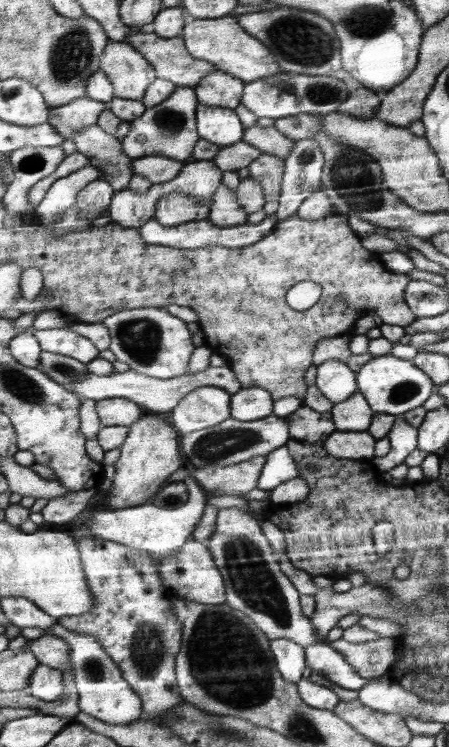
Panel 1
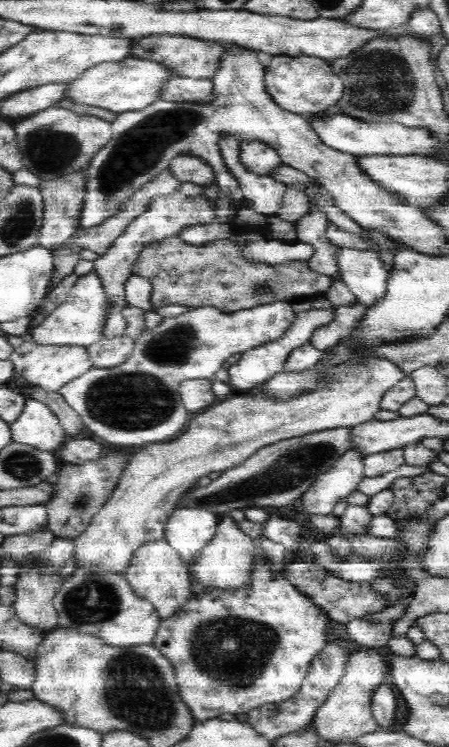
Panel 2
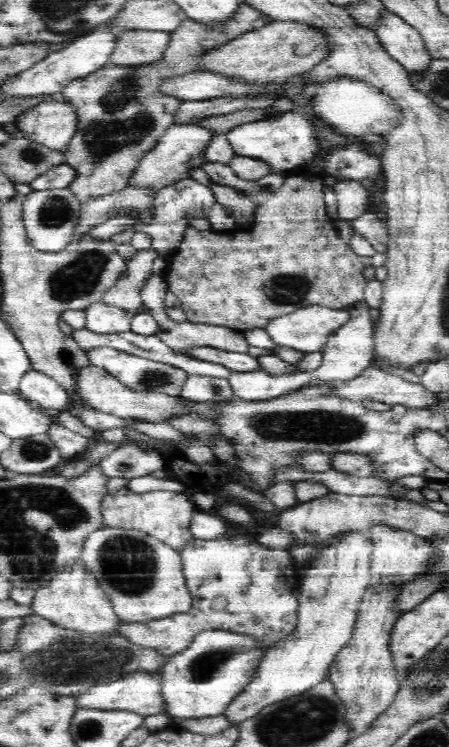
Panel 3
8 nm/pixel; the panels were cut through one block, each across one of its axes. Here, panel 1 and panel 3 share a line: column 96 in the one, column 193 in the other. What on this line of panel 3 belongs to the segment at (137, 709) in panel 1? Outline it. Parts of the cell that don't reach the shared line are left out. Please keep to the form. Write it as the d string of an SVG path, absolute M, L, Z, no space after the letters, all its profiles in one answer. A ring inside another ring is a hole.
M207 629L198 632L182 652L173 655L170 666L162 670L162 692L167 700L171 721L177 718L218 716L226 707L248 690L261 675L266 655L278 650L281 642L266 641L249 633L229 632L225 629Z

